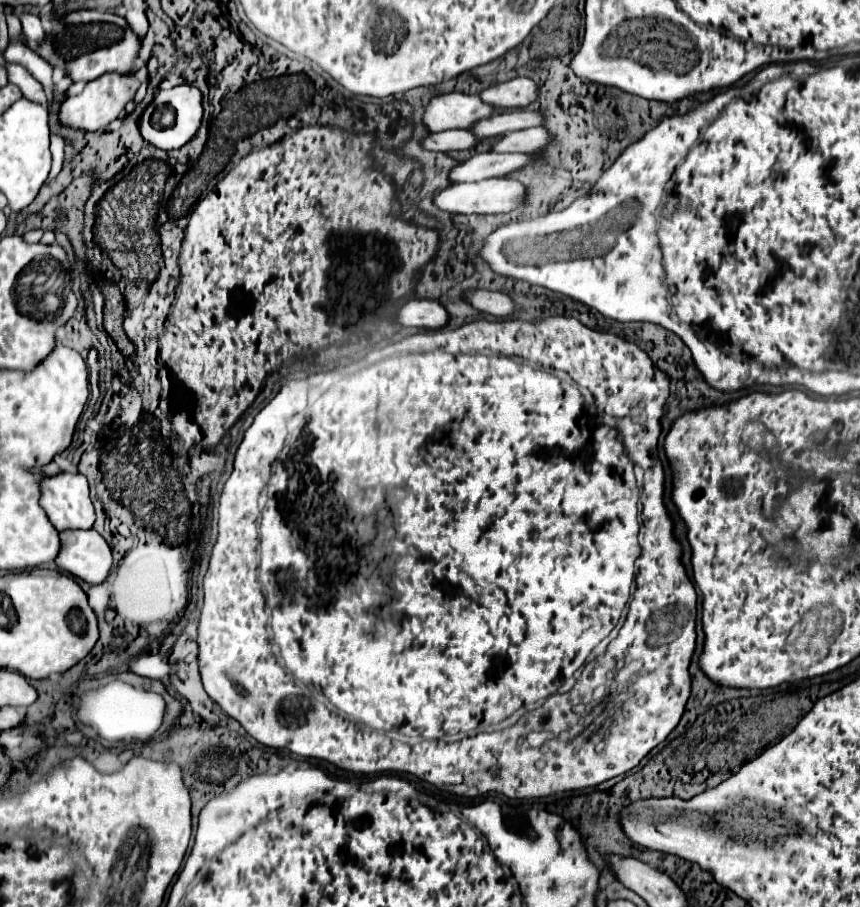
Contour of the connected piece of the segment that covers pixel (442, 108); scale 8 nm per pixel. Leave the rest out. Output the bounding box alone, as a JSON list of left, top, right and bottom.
[423,92,495,132]

